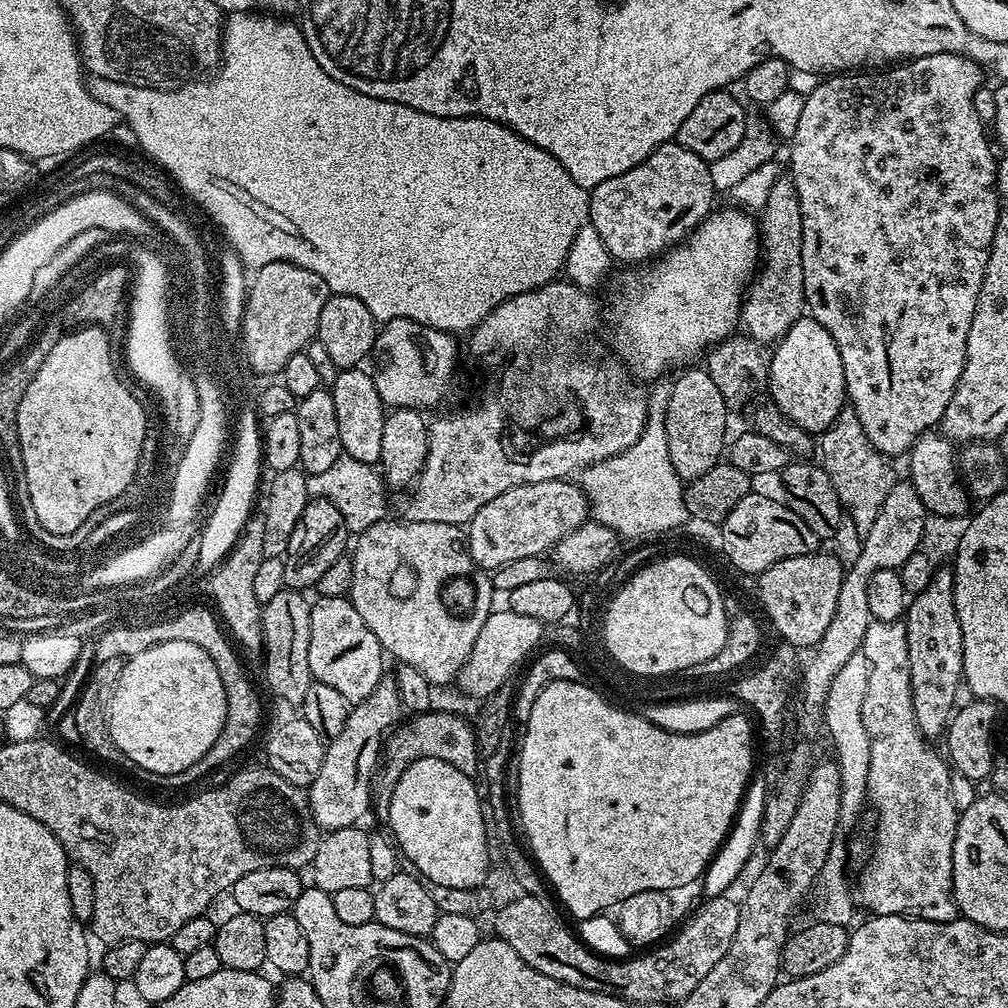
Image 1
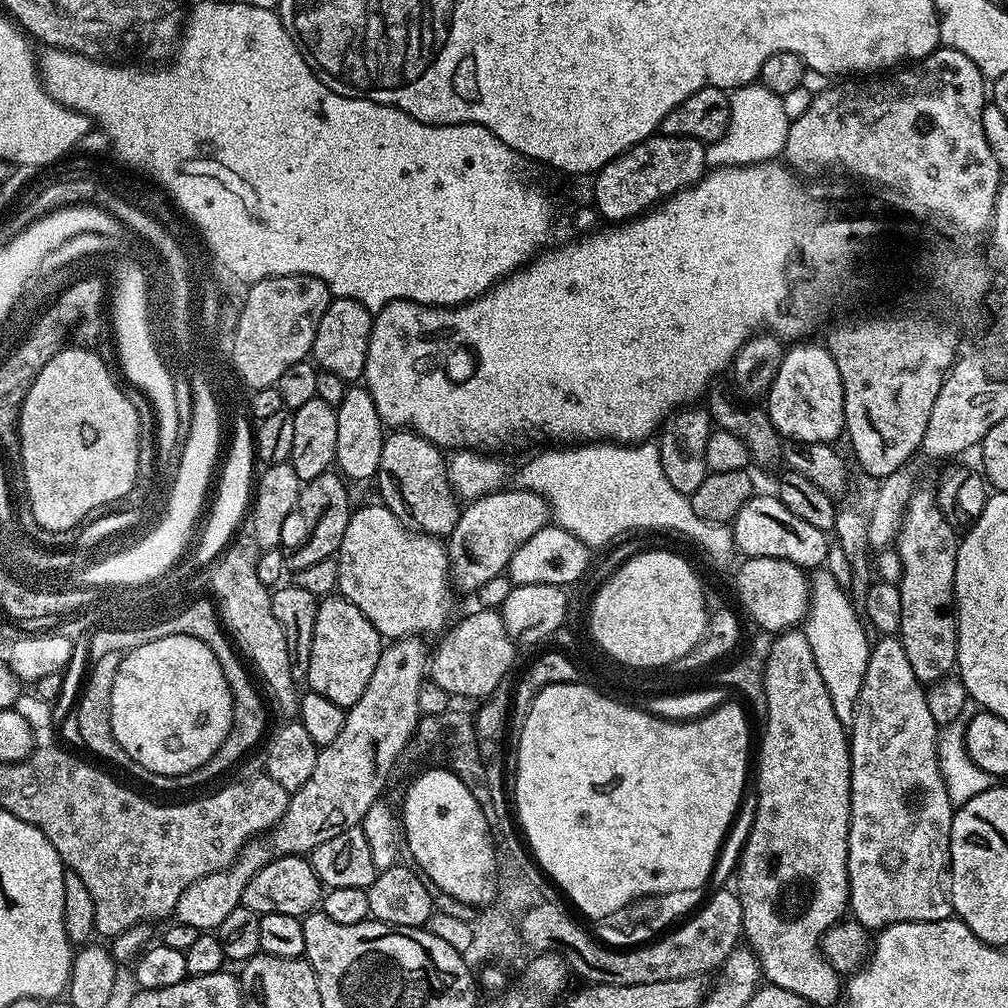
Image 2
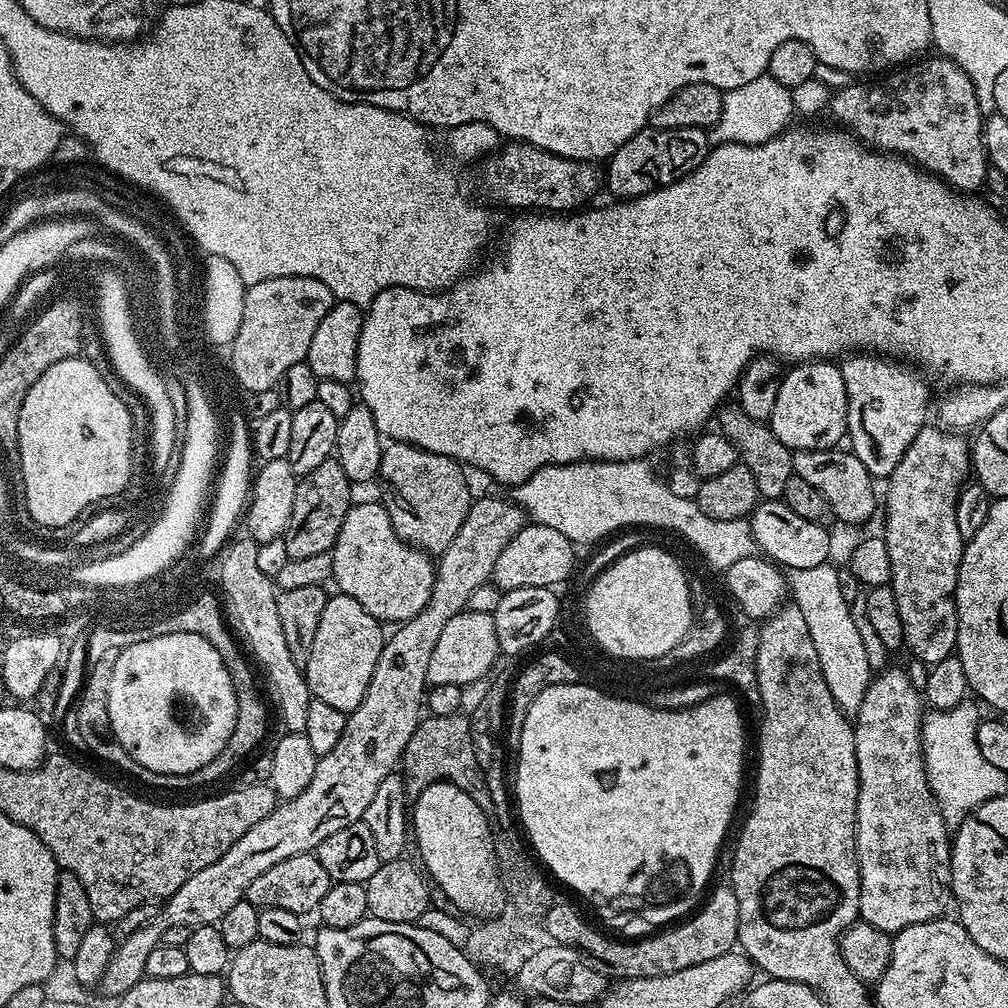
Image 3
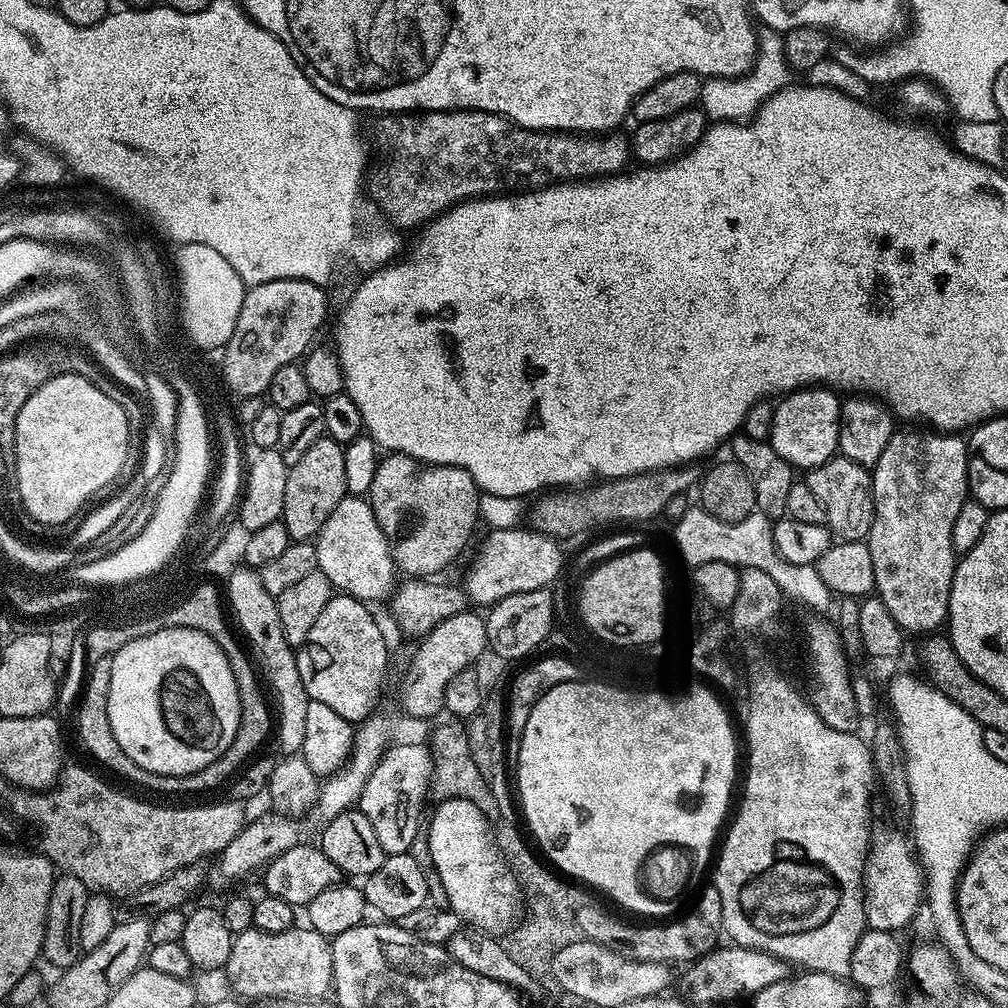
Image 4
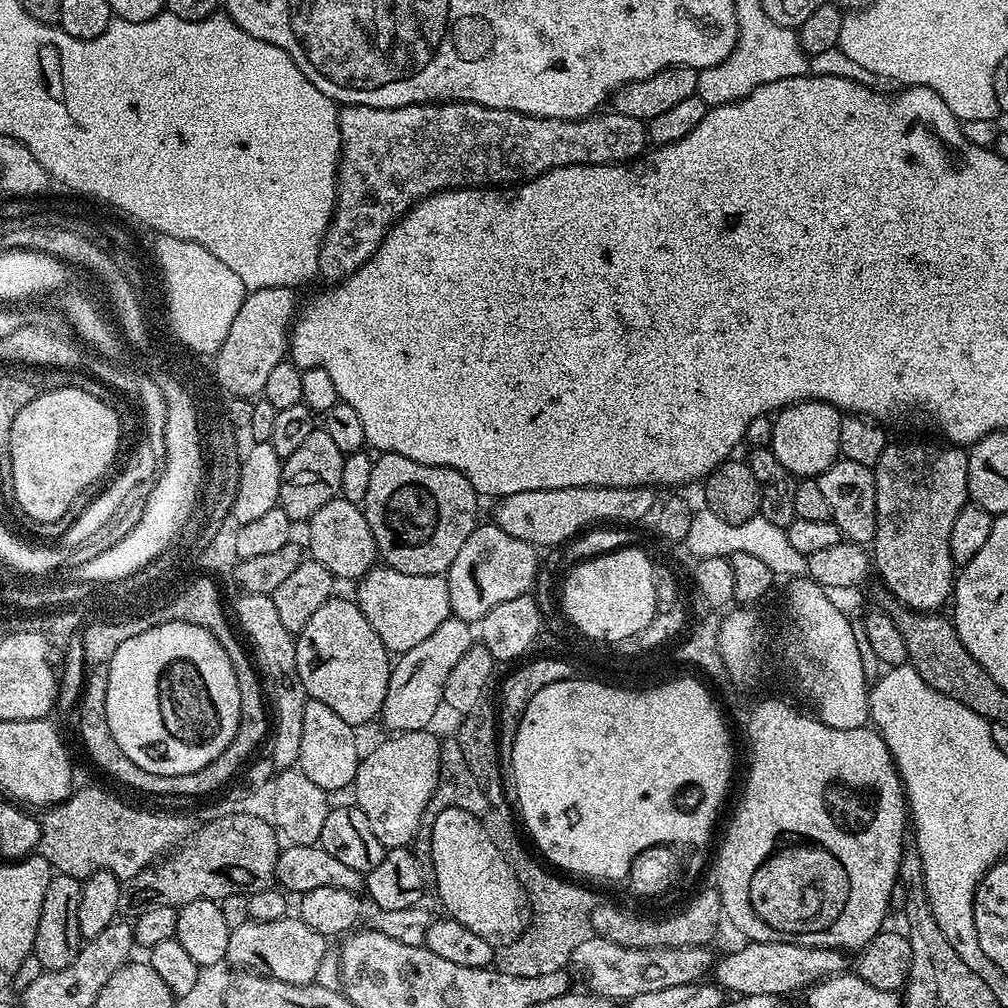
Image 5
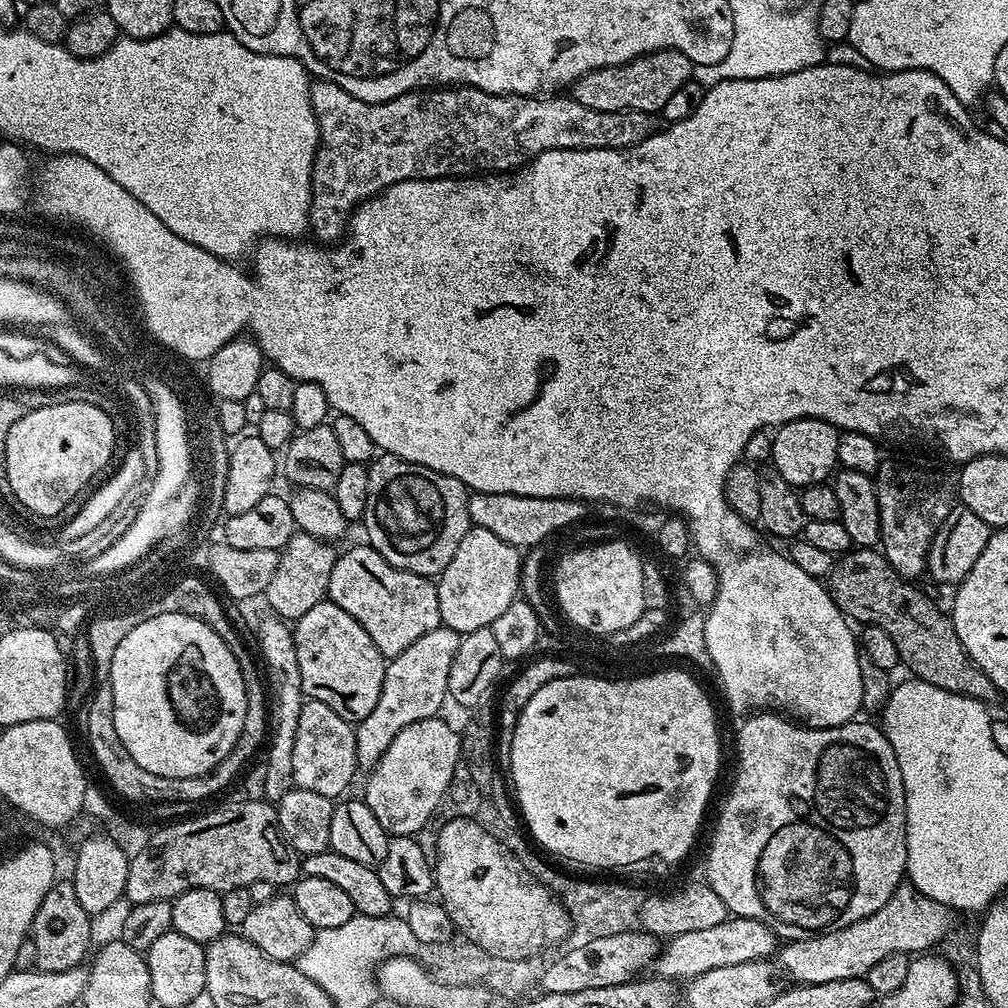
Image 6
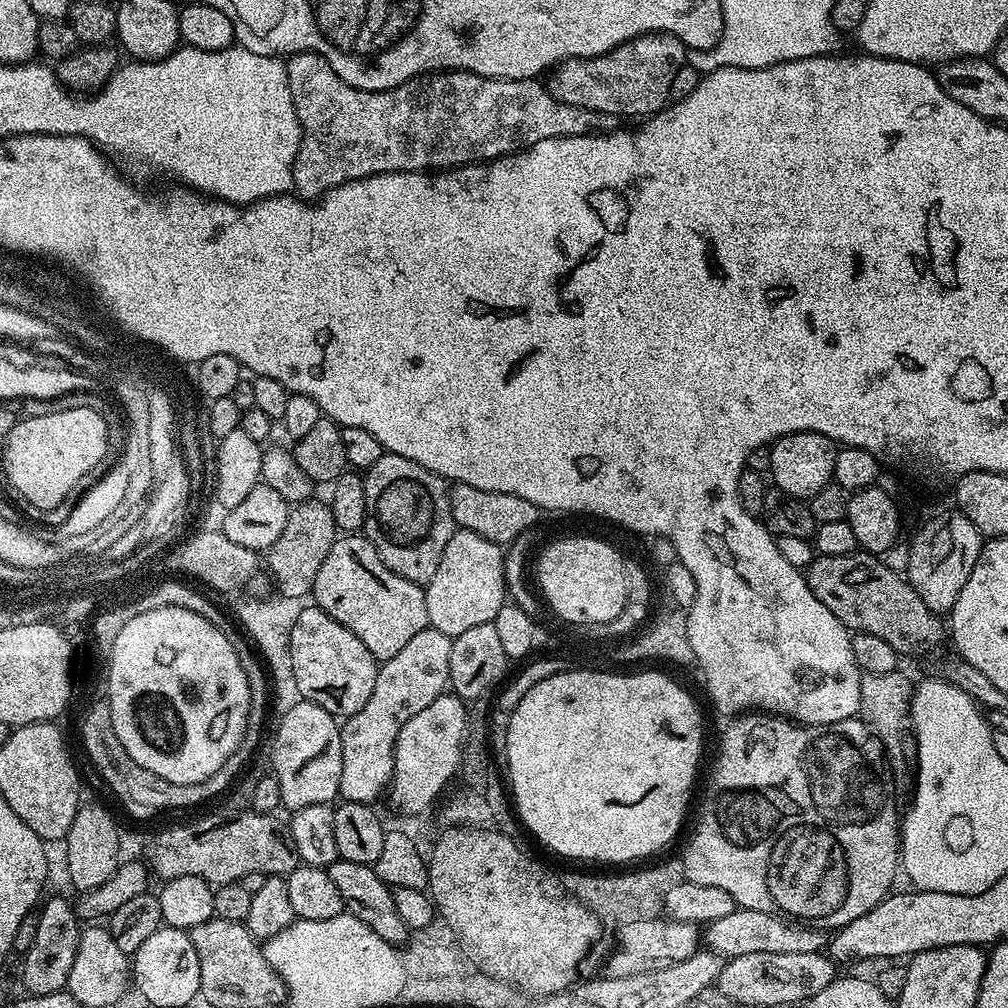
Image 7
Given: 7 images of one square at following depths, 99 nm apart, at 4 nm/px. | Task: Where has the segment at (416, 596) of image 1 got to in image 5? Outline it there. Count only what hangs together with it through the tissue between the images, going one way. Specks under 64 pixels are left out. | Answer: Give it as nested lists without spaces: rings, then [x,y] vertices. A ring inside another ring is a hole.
[[[337,498],[326,502],[320,510],[315,512],[306,522],[308,528],[308,548],[311,559],[322,562],[326,570],[332,572],[337,581],[359,581],[361,576],[377,563],[378,553],[374,534],[370,534],[370,526],[364,517],[361,505],[352,504],[349,500]]]

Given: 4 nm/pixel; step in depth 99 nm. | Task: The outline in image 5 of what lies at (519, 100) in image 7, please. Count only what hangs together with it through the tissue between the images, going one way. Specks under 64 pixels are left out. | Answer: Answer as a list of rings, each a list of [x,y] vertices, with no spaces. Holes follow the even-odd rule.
[[[454,100],[451,102],[429,102],[427,104],[407,104],[406,106],[398,106],[397,108],[375,108],[374,106],[362,106],[361,104],[349,104],[339,109],[340,113],[340,169],[336,172],[336,209],[332,211],[332,220],[328,224],[328,229],[324,232],[324,241],[320,243],[320,253],[318,254],[318,266],[320,267],[319,275],[325,276],[328,282],[339,282],[348,279],[352,276],[371,256],[374,255],[381,240],[388,235],[393,224],[408,211],[412,205],[418,203],[420,200],[425,200],[427,196],[432,196],[436,192],[446,192],[453,188],[482,188],[485,186],[516,186],[525,180],[530,180],[534,176],[541,176],[543,172],[548,172],[551,168],[561,168],[562,166],[570,166],[571,164],[623,164],[627,161],[637,159],[644,155],[646,149],[649,147],[650,141],[648,138],[648,130],[645,121],[627,116],[615,110],[600,110],[590,116],[583,116],[581,120],[559,120],[558,118],[542,118],[541,116],[527,116],[521,112],[514,110],[498,110],[490,106],[482,106],[481,104],[474,104],[462,100]]]

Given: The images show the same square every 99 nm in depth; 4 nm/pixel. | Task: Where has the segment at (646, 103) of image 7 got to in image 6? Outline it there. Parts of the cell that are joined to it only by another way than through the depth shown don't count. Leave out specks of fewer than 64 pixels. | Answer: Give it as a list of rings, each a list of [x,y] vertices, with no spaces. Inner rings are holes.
[[[659,48],[657,52],[647,52],[625,64],[587,72],[571,85],[570,96],[582,102],[582,106],[590,106],[590,110],[656,114],[664,109],[674,90],[693,79],[693,76],[694,65],[690,58],[686,58],[686,54],[673,48]]]

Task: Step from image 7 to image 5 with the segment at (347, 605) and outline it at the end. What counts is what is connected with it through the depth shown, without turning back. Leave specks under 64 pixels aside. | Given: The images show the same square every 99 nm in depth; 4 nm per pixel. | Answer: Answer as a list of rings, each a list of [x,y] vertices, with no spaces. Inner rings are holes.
[[[373,566],[360,577],[355,588],[355,603],[359,604],[366,622],[374,626],[374,634],[382,638],[384,647],[392,654],[418,646],[418,642],[430,638],[430,634],[452,616],[448,581],[444,576],[402,574],[387,566]]]

